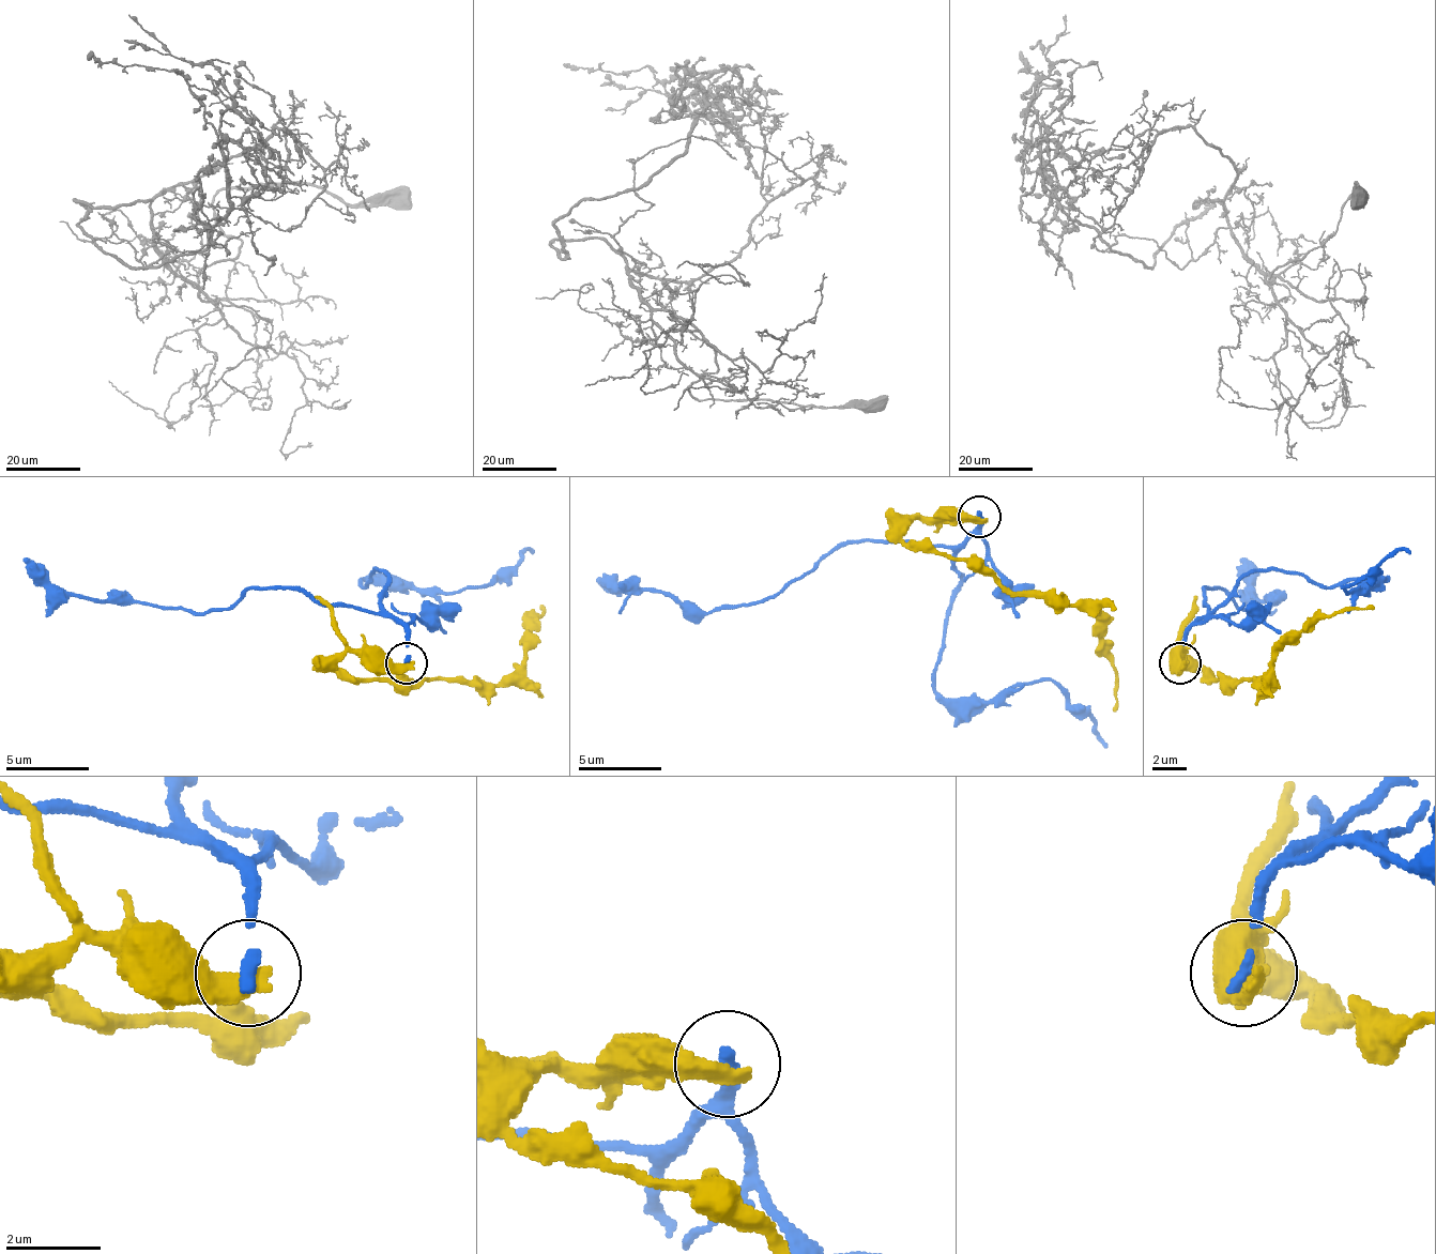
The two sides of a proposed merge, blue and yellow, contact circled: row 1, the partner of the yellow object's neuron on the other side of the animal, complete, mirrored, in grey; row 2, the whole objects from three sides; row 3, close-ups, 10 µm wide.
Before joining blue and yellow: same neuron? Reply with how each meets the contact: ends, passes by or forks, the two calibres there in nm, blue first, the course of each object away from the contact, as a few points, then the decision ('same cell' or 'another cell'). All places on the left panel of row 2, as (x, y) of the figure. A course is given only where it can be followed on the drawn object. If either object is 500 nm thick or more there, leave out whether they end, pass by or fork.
blue ends; yellow ends; calibres 240 and 480 nm; course blue (406, 662), (406, 628), (292, 586), (204, 612), (111, 603), (58, 591), (24, 557); course yellow (406, 667), (342, 654), (334, 667), (355, 678), (502, 683), (526, 654), (539, 603); another cell

